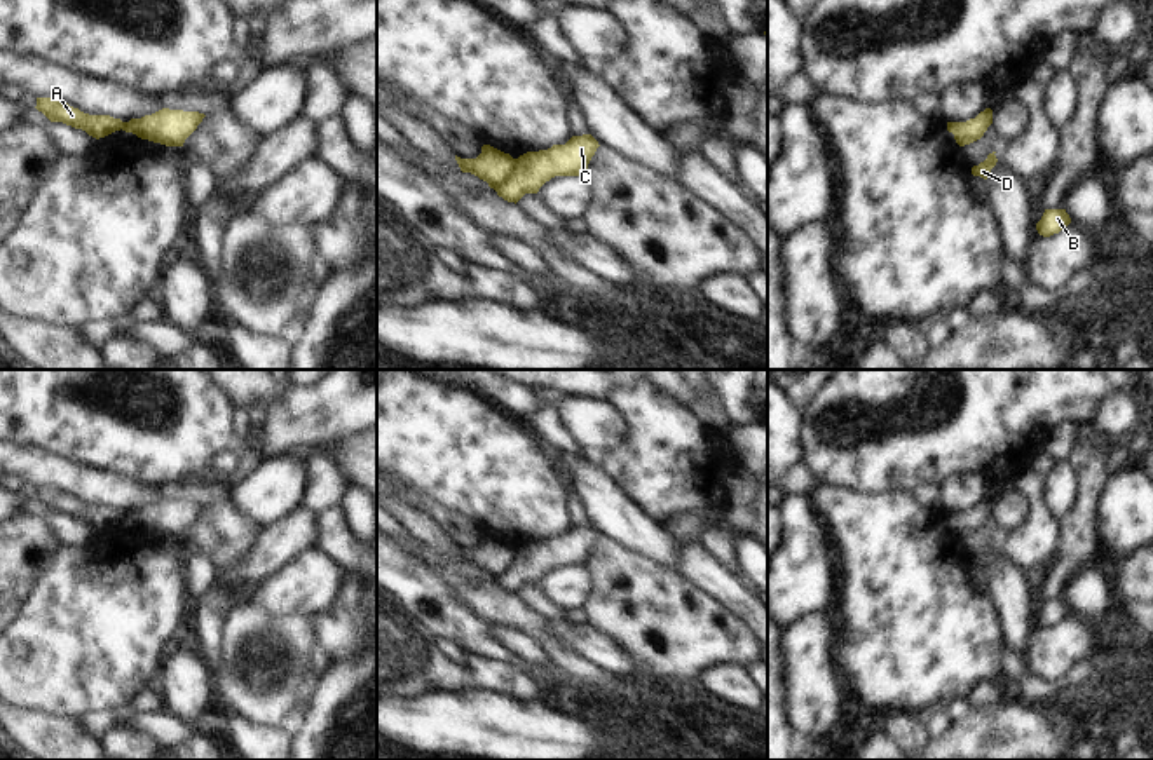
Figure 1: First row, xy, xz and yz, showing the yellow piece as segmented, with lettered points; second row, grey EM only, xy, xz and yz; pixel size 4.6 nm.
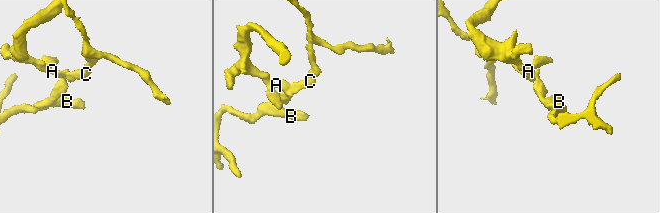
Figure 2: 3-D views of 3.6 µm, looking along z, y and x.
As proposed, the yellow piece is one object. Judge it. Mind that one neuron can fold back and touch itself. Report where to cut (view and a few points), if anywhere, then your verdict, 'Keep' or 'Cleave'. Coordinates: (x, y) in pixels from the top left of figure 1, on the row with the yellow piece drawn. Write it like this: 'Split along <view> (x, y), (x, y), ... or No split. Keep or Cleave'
Split along xz (515, 159), (513, 171), (494, 189). Cleave.

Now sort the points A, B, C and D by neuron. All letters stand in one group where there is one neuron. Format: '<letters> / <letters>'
A / B C D

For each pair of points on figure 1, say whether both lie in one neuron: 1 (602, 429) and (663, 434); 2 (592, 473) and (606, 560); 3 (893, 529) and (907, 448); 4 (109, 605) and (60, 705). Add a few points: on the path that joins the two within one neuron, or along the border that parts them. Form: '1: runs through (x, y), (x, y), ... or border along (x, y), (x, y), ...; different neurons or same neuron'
1: border along (609, 401), (618, 412), (625, 438), (597, 459); different neurons
2: border along (600, 536), (639, 555); different neurons
3: border along (859, 492), (911, 494); different neurons
4: runs through (91, 630), (60, 661), (60, 680); same neuron

